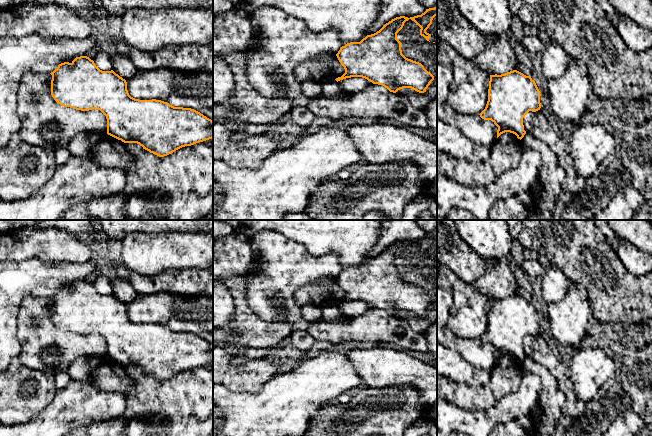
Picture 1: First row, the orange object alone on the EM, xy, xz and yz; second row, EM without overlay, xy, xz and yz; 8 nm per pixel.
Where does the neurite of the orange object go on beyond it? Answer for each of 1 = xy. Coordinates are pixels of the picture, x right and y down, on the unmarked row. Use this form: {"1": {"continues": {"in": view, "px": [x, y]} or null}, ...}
{"1": {"continues": null}}

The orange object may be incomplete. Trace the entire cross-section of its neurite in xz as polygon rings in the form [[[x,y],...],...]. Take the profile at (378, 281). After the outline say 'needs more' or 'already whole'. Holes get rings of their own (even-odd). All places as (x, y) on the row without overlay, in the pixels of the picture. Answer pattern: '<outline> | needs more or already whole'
[[[437,230],[414,241],[396,241],[360,266],[342,270],[336,280],[345,297],[335,304],[338,306],[346,302],[362,301],[393,317],[403,312],[411,312],[419,317],[426,316],[434,300],[421,287],[402,278],[402,267],[397,263],[397,257],[411,243],[421,252],[420,259],[429,265],[431,258],[426,254],[435,240]]] | already whole

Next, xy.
[[[87,280],[76,281],[71,287],[61,287],[50,298],[51,319],[58,328],[81,335],[100,334],[107,343],[108,359],[124,367],[137,367],[159,381],[213,362],[213,344],[191,332],[131,321],[125,303],[113,294],[100,294]]] | already whole

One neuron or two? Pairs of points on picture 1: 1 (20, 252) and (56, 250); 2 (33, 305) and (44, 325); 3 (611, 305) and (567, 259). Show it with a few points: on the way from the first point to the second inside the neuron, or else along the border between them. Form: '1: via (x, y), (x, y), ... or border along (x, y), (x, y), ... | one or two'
1: via (29, 250), (47, 250) | one
2: via (36, 310), (36, 316), (39, 320) | one
3: via (601, 293), (579, 270) | one

